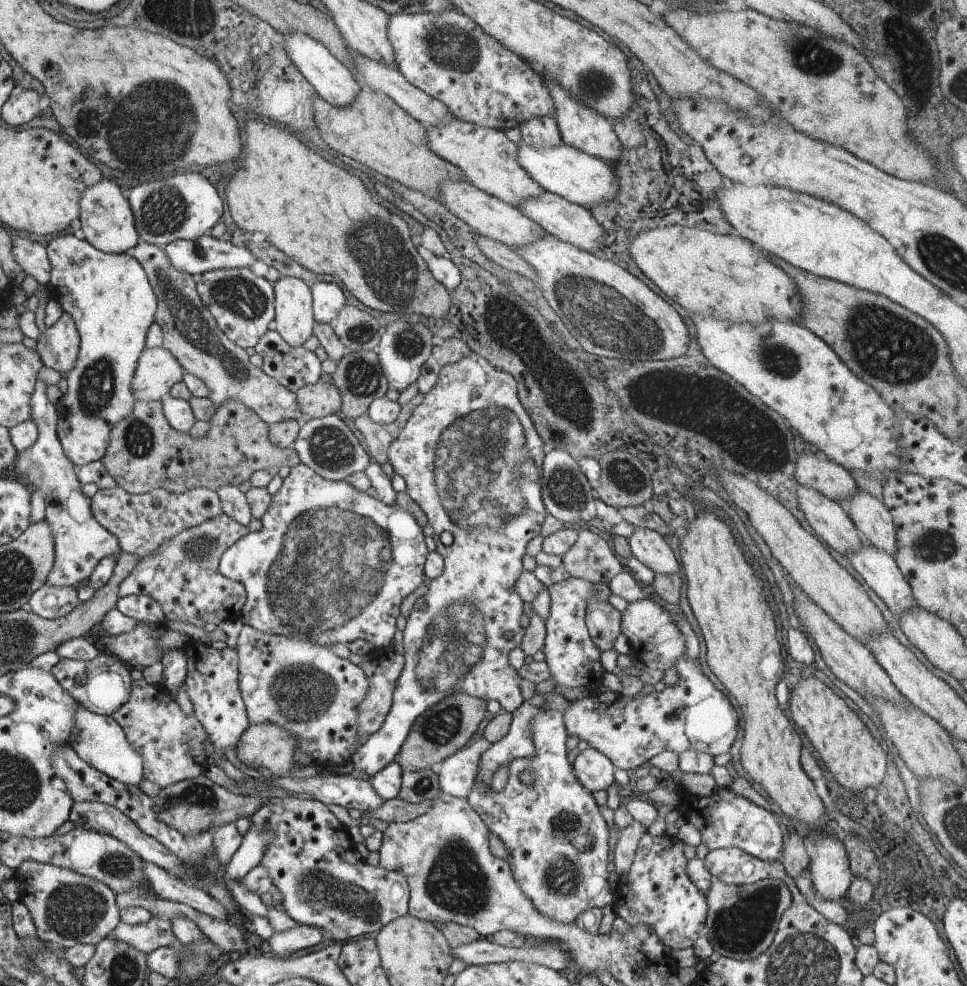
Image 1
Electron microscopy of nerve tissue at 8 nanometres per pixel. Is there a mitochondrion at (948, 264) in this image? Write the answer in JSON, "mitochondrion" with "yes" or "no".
{"mitochondrion":"yes"}

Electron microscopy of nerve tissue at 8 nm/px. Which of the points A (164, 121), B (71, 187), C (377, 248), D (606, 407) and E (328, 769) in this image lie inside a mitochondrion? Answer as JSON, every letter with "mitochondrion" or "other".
{"A":"mitochondrion","B":"other","C":"mitochondrion","D":"other","E":"other"}

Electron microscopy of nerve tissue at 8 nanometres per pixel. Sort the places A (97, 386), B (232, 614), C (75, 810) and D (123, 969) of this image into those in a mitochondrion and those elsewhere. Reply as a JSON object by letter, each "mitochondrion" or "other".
{"A":"mitochondrion","B":"other","C":"other","D":"mitochondrion"}

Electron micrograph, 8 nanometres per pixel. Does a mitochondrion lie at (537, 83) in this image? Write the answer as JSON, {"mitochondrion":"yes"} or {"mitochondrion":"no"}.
{"mitochondrion":"no"}

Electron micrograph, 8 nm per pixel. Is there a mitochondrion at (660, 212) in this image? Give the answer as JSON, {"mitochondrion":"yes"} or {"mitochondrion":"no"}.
{"mitochondrion":"no"}

